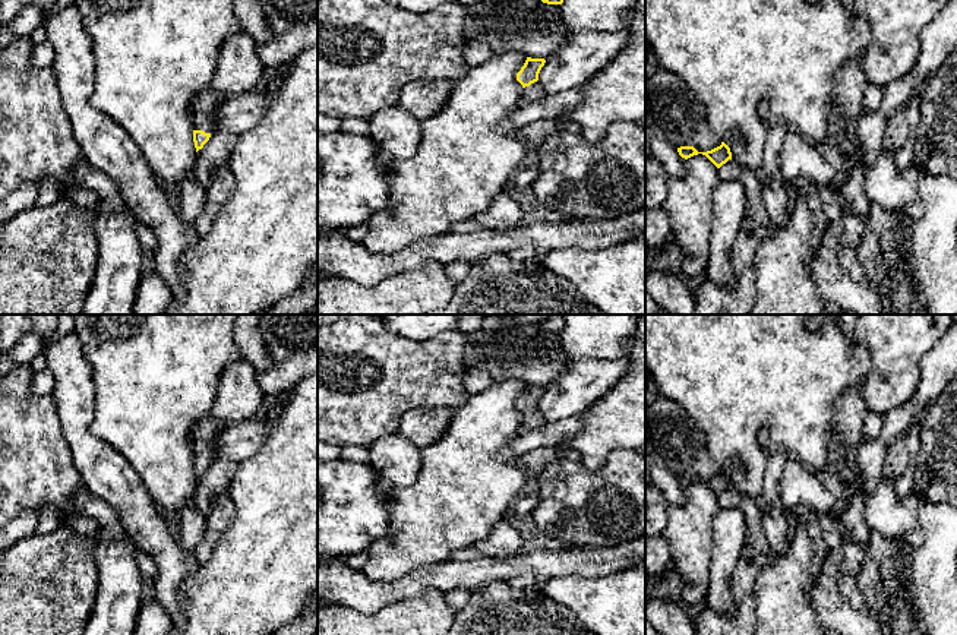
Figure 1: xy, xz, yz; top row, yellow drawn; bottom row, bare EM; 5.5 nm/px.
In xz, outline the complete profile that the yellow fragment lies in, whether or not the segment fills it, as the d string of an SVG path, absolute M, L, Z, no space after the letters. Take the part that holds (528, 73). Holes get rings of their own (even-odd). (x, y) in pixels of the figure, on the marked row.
M527 57L524 66L517 73L517 80L522 85L522 102L534 102L546 95L544 89L538 83L538 73L544 63L544 59Z

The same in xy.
M211 85L192 101L190 110L193 117L193 142L196 152L203 148L214 132L215 108L218 102L219 97Z

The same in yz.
M721 142L720 146L707 151L707 152L698 152L694 146L680 146L678 148L678 152L682 158L688 159L694 155L702 154L705 155L717 168L720 168L723 164L726 164L729 159L732 159L730 148Z

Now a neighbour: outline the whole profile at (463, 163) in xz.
M493 56L454 80L446 104L421 120L417 152L407 159L388 162L388 208L369 218L363 244L376 255L391 255L424 237L449 233L455 222L486 211L503 193L512 193L514 174L528 154L512 130L499 132L496 124L519 107L522 85L517 80L527 56Z

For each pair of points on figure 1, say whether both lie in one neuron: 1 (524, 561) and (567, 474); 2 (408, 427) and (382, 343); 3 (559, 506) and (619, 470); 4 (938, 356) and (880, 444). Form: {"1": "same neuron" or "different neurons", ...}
{"1": "different neurons", "2": "different neurons", "3": "same neuron", "4": "same neuron"}

